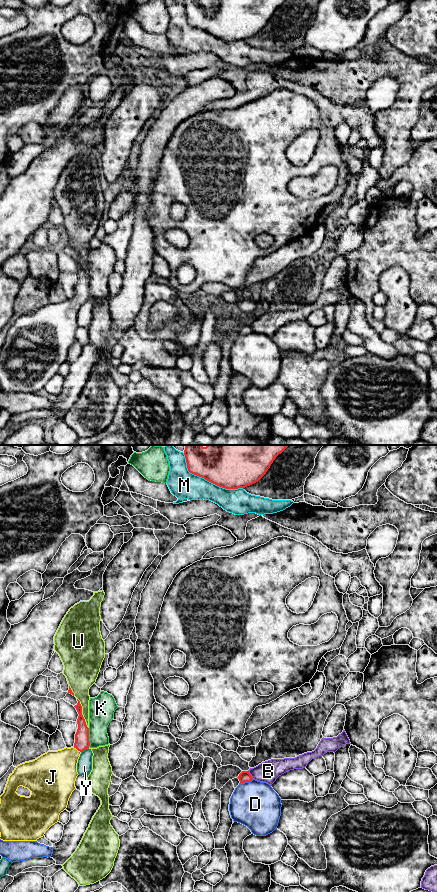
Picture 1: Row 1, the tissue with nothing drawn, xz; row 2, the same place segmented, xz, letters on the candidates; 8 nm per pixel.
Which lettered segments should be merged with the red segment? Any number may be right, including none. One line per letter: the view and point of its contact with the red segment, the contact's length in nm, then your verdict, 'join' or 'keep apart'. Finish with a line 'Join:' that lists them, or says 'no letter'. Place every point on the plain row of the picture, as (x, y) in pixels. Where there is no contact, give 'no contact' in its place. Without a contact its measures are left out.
B: xz (250, 326) | 80 nm | keep apart
D: xz (246, 333) | 120 nm | keep apart
J: xz (77, 301) | 80 nm | join
K: xz (88, 289) | 150 nm | keep apart
M: xz (207, 32) | 550 nm | keep apart
U: xz (81, 265) | 260 nm | keep apart
Y: xz (84, 301) | 70 nm | keep apart
Join: J

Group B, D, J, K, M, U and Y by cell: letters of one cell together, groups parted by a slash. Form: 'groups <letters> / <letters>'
groups B / D / J / K / M / U / Y

